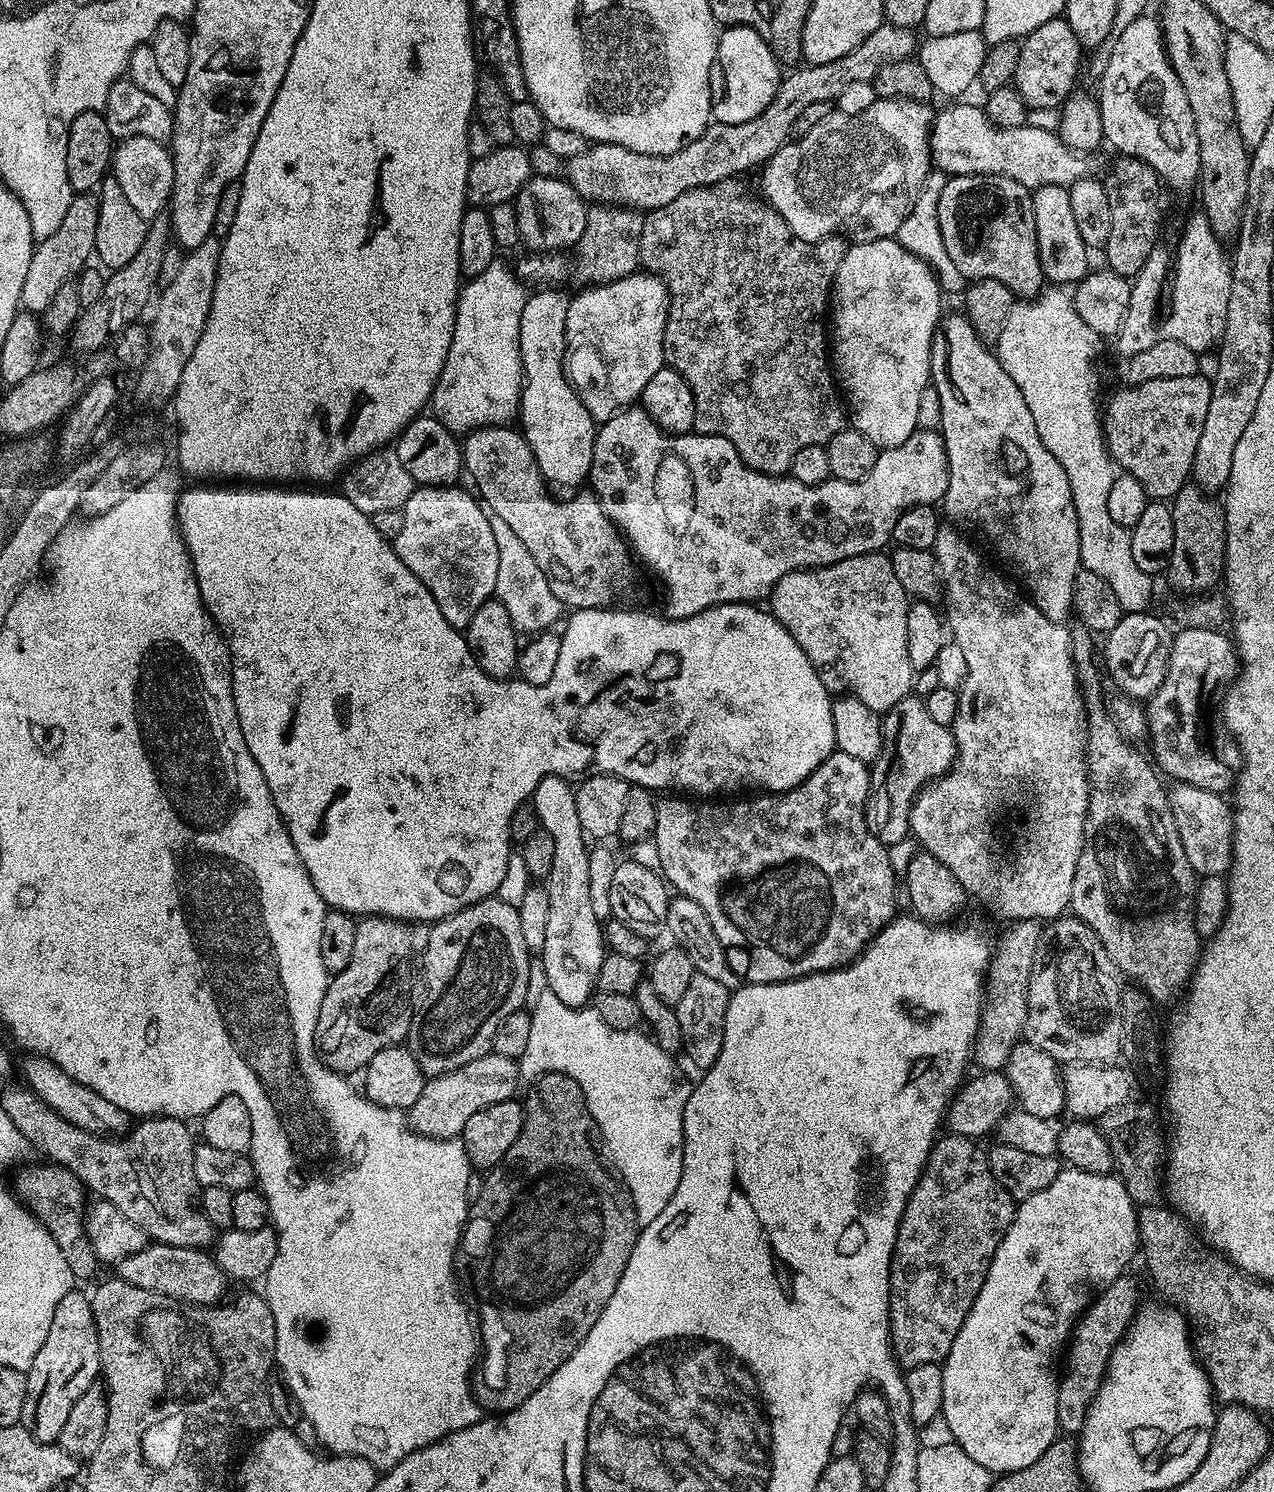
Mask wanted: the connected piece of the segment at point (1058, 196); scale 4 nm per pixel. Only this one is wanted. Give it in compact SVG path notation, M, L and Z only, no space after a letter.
M1044 186L1035 189L1032 197L1032 213L1039 248L1039 262L1045 279L1058 286L1066 286L1068 282L1080 283L1090 270L1088 265L1090 252L1082 242L1082 236L1078 231L1074 210L1070 205L1068 188Z

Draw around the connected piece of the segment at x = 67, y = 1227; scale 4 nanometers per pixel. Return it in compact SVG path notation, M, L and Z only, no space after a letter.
M51 1162L44 1164L32 1164L29 1168L17 1167L16 1177L10 1180L10 1187L16 1199L44 1223L46 1230L50 1230L50 1238L58 1242L58 1250L62 1250L62 1258L66 1258L73 1277L77 1281L88 1280L95 1274L98 1261L94 1254L94 1246L90 1246L88 1231L84 1229L84 1183L68 1168L61 1168L59 1164Z

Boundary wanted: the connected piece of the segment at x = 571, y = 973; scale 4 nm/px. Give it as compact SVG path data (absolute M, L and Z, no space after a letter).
M547 776L538 782L530 803L540 820L540 828L554 838L554 866L546 877L550 898L550 919L546 921L546 942L542 953L545 962L547 991L558 994L571 1008L583 1008L597 991L598 970L606 955L602 921L594 916L590 903L590 851L578 822L576 788L563 776Z

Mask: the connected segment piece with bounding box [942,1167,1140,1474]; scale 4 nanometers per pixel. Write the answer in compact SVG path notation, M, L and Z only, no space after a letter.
M1069 1167L1046 1190L1019 1201L1016 1217L990 1262L986 1282L982 1282L982 1290L978 1290L950 1354L942 1361L942 1415L956 1444L988 1472L1005 1474L1031 1466L1058 1439L1058 1369L1062 1353L1081 1314L1104 1289L1129 1271L1128 1263L1135 1256L1137 1259L1137 1211L1138 1205L1130 1198L1123 1180L1112 1174L1090 1174Z

